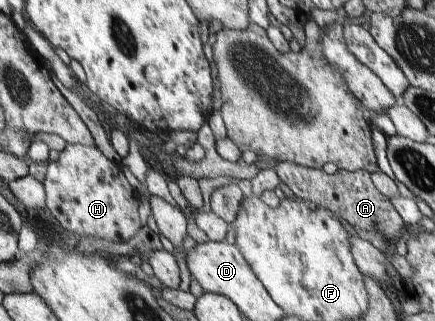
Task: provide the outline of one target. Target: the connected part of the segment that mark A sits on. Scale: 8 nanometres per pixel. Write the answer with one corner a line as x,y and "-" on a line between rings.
280,161
275,166
281,181
284,182
298,198
307,199
316,205
335,212
345,219
363,240
367,240
375,246
379,252
383,252
389,260
393,254
397,254
395,243
402,238
407,227
401,214
390,198
387,198
375,186
371,173
365,169
356,171
338,170
334,175
323,172
322,169
305,167
291,161

